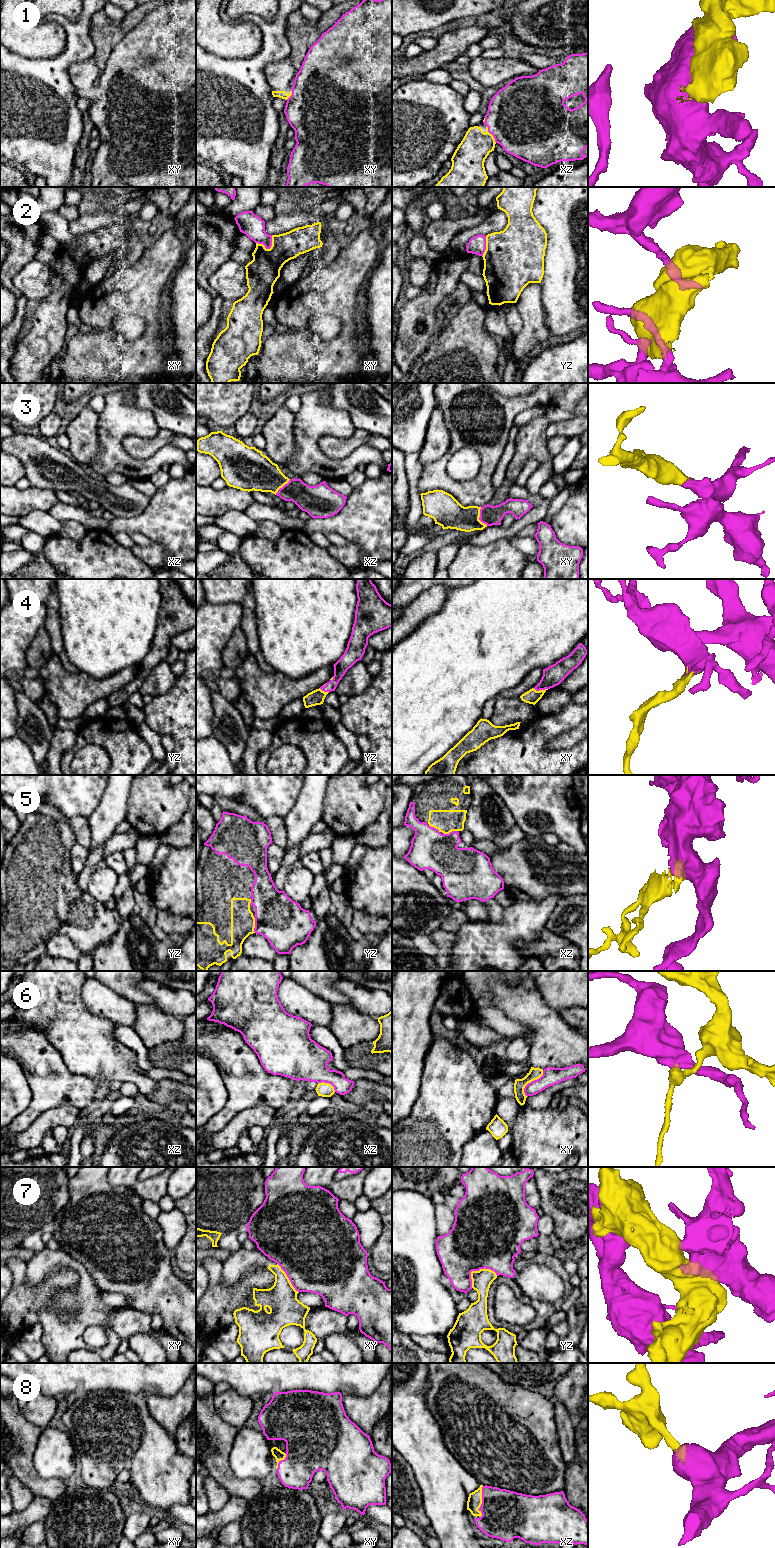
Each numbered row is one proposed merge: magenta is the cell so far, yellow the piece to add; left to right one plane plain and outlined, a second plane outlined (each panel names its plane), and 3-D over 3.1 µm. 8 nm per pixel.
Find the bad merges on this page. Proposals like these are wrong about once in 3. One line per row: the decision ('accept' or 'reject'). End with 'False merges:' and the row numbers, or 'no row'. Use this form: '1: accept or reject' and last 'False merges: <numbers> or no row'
1: accept
2: reject
3: accept
4: accept
5: accept
6: reject
7: reject
8: accept
False merges: 2, 6, 7

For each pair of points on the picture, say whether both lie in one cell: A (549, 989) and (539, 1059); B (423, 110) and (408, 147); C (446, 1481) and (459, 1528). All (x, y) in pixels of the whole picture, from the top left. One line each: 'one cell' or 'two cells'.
A: two cells
B: one cell
C: one cell

